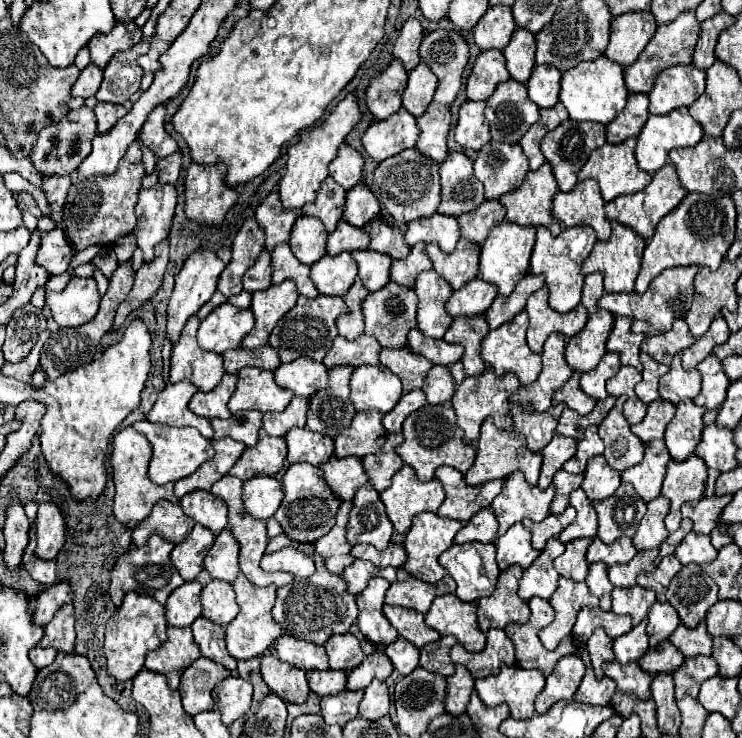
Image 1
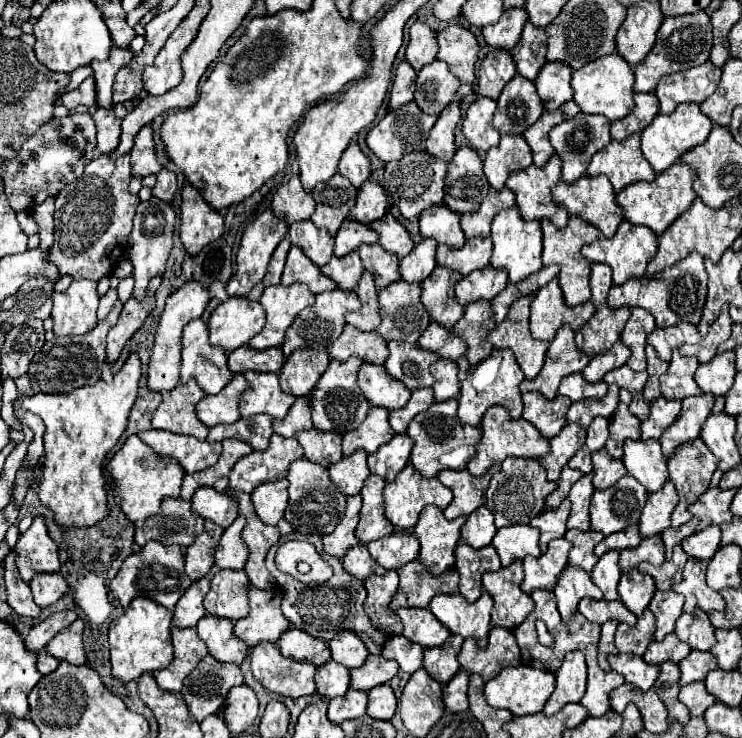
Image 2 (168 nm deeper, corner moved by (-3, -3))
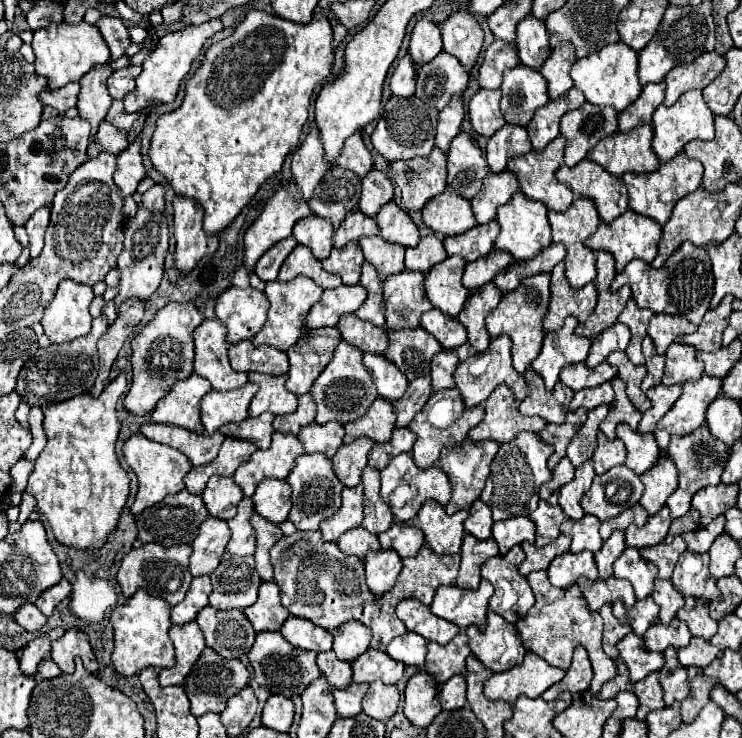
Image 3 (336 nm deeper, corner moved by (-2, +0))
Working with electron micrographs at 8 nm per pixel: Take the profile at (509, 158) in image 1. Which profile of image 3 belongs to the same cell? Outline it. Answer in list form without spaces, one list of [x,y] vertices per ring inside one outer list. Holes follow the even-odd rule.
[[[504,124],[490,140],[486,148],[486,160],[492,172],[502,172],[506,162],[516,156],[524,156],[532,150],[528,132],[518,124]]]

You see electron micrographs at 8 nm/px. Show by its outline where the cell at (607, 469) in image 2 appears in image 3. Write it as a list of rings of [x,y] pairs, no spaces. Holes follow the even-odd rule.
[[[598,432],[598,446],[592,456],[596,474],[604,474],[610,468],[620,466],[624,460],[626,460],[626,448],[624,448],[622,440],[618,440],[618,438],[608,440],[602,432]]]

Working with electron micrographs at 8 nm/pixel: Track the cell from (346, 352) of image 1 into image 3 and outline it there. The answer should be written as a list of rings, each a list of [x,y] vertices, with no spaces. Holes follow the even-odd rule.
[[[346,314],[338,322],[338,330],[342,332],[342,338],[354,346],[358,346],[364,352],[372,354],[384,354],[388,348],[388,334],[384,328],[378,328],[370,324],[368,320],[360,320],[356,314]]]

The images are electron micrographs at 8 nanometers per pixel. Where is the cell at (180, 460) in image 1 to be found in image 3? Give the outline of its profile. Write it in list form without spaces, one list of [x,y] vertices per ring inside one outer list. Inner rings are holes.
[[[158,422],[142,424],[140,432],[152,442],[160,442],[184,452],[194,466],[212,462],[218,456],[218,450],[224,442],[224,434],[220,432],[212,436],[202,436],[174,424],[158,424]]]

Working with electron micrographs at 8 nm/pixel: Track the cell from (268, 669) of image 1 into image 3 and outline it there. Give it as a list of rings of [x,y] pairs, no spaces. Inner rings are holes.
[[[258,632],[248,658],[254,668],[254,680],[268,688],[272,694],[282,694],[286,698],[300,696],[310,682],[322,676],[320,668],[316,666],[316,652],[294,648],[280,632]]]

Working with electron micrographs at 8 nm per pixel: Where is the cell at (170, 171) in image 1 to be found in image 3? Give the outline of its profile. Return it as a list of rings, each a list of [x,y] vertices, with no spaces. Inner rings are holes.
[[[152,186],[148,192],[142,194],[142,202],[140,202],[146,210],[152,212],[162,212],[164,210],[164,188],[162,186]]]

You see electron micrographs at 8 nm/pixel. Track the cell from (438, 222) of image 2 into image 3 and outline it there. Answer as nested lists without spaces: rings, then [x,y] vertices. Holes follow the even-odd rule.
[[[446,188],[442,194],[434,196],[422,208],[424,224],[434,230],[438,236],[462,234],[476,226],[474,212],[470,208],[470,200],[458,196],[454,190]]]

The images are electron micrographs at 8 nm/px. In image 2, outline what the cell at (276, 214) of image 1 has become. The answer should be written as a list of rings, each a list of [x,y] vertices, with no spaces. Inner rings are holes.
[[[295,175],[289,183],[285,183],[277,189],[271,209],[273,209],[275,217],[283,217],[285,223],[291,225],[297,221],[311,219],[311,215],[315,211],[315,201],[307,191],[303,191],[299,177]]]

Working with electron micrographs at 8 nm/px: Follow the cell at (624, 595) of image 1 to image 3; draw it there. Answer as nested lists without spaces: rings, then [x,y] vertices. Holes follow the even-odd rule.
[[[626,548],[622,556],[614,562],[614,576],[632,582],[636,598],[650,596],[654,588],[654,578],[658,568],[640,556],[638,548]]]

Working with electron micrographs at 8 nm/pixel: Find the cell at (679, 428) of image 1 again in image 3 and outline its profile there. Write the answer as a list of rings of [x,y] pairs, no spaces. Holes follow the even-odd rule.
[[[702,374],[698,380],[688,380],[684,384],[682,396],[666,412],[666,416],[656,426],[656,442],[660,450],[668,448],[672,434],[688,434],[702,426],[708,404],[720,394],[722,380]]]

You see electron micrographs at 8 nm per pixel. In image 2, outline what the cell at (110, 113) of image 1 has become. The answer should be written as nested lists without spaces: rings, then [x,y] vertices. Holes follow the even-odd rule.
[[[97,107],[93,119],[97,125],[97,149],[101,153],[111,153],[119,143],[121,119],[115,117],[113,109],[105,109],[105,107]]]

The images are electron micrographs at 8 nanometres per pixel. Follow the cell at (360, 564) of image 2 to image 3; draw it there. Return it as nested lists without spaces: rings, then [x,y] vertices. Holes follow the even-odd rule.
[[[354,528],[354,530],[348,530],[344,532],[338,540],[336,540],[338,548],[346,554],[354,554],[354,556],[360,556],[364,558],[366,552],[370,550],[380,550],[380,542],[378,542],[378,536],[366,532],[364,528]]]

